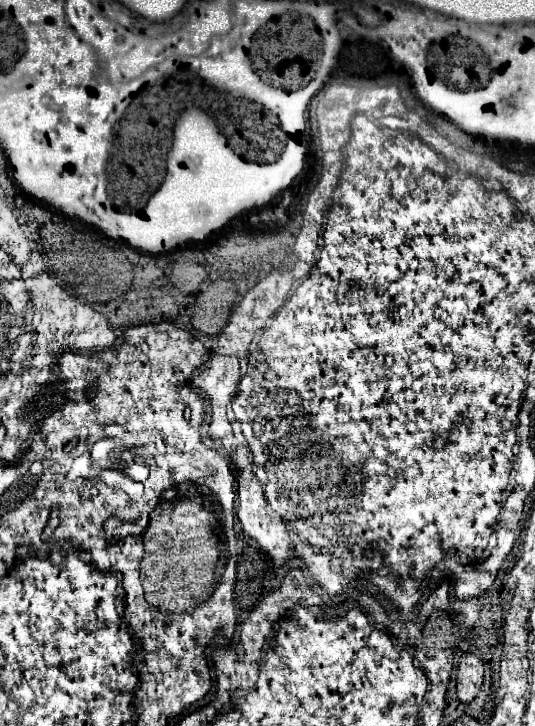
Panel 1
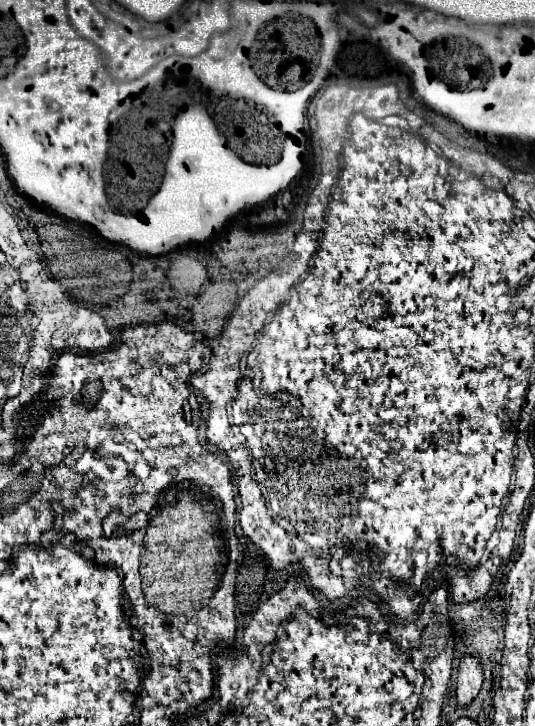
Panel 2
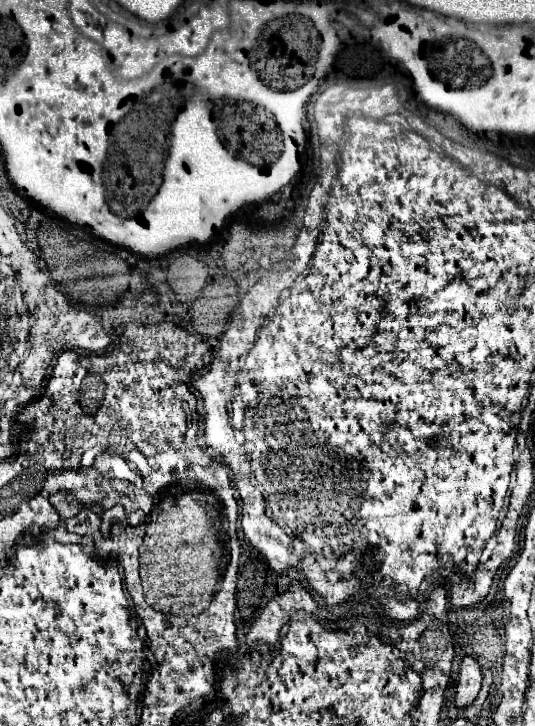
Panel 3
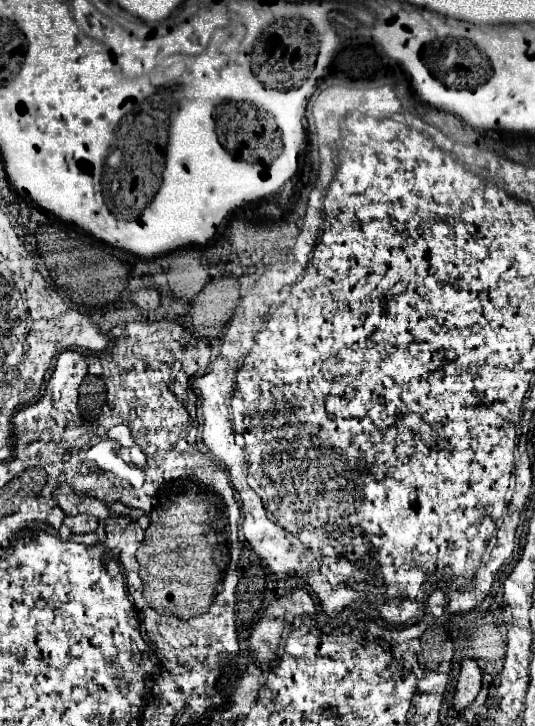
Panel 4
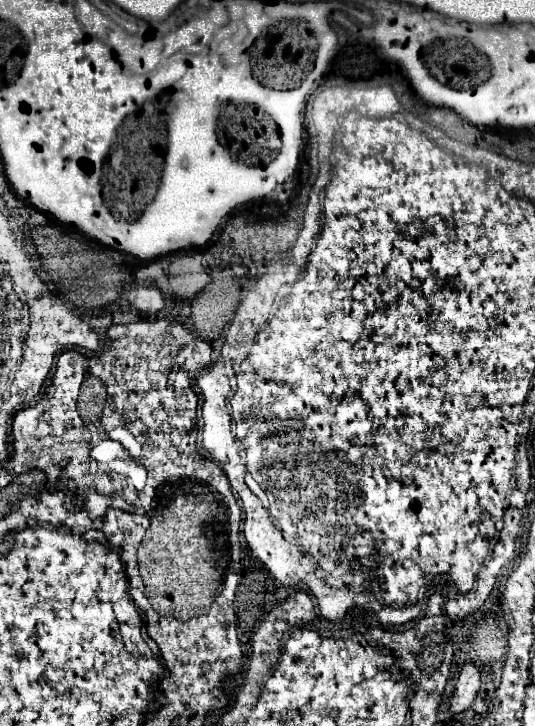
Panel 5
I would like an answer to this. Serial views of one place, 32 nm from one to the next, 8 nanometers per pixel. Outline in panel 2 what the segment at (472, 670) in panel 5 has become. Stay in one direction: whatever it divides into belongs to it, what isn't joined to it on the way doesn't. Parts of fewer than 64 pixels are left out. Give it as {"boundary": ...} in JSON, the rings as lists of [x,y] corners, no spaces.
{"boundary":[[[464,656],[458,666],[458,686],[456,698],[458,704],[470,704],[482,686],[482,664],[474,656]]]}

